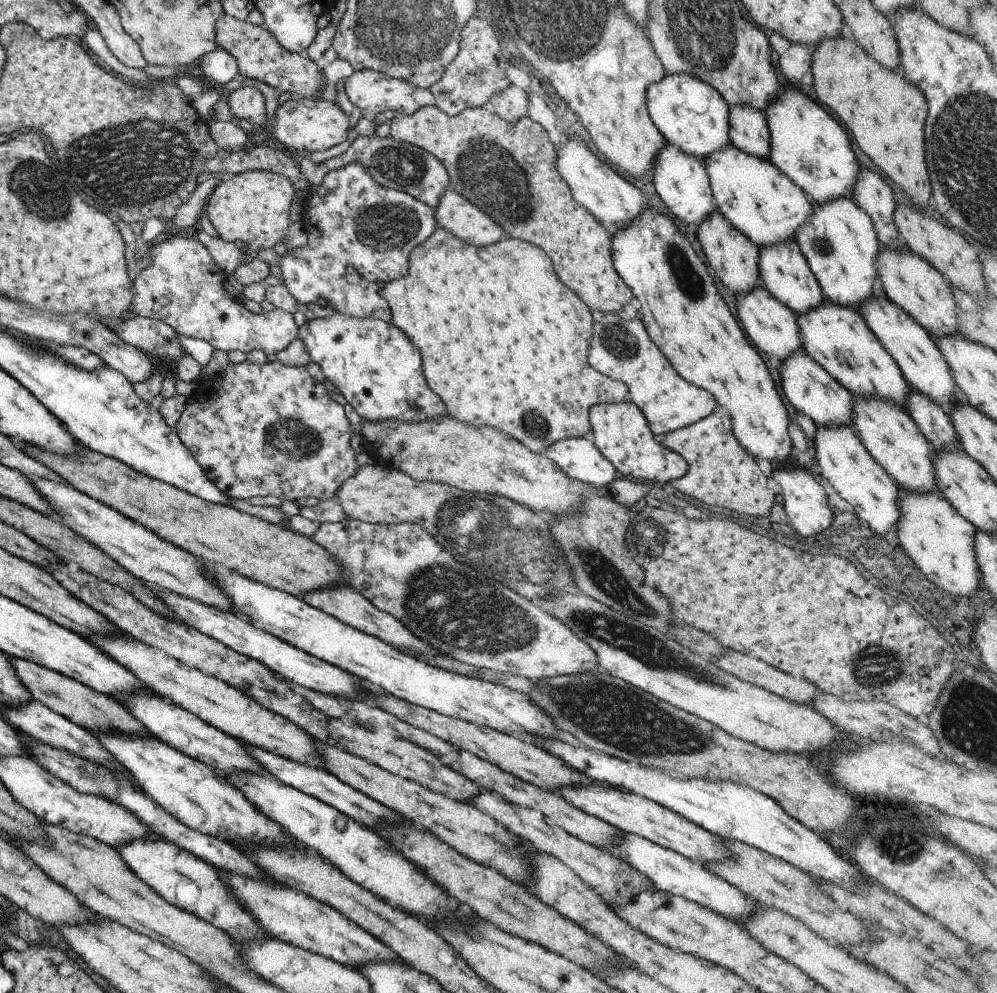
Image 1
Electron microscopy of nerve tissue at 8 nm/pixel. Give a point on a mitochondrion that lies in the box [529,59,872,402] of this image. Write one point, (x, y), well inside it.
(685, 275)

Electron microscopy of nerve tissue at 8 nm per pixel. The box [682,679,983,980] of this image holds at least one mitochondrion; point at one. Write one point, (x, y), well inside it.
(901, 845)

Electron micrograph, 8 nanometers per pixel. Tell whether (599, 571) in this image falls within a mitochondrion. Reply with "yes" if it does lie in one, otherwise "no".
yes

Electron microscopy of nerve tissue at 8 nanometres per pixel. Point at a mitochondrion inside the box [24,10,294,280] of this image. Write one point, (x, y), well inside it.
(138, 156)

